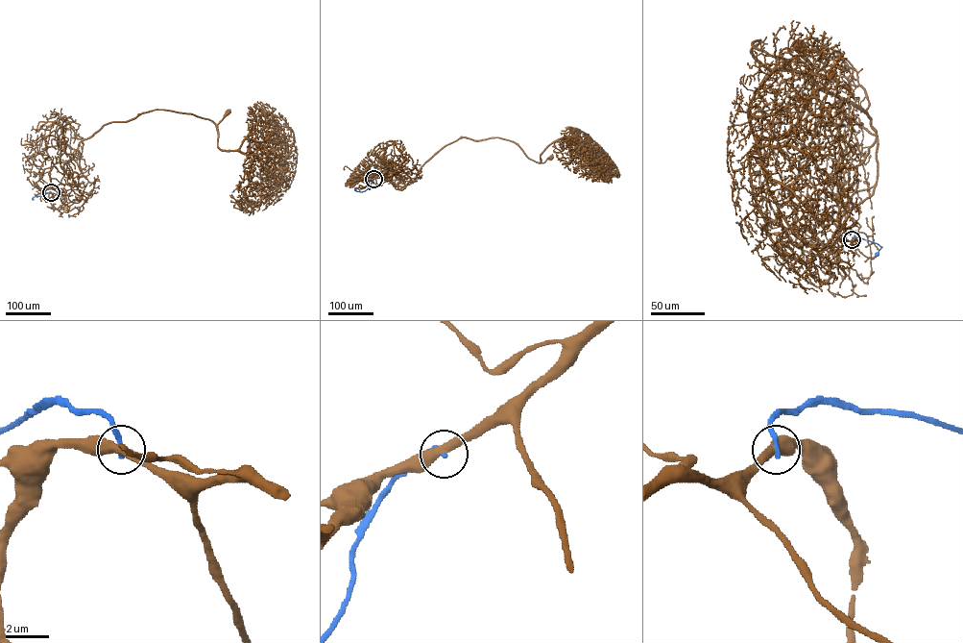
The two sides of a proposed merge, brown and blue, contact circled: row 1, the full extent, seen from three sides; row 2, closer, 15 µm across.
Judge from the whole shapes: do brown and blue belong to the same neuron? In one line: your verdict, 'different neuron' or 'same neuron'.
different neuron

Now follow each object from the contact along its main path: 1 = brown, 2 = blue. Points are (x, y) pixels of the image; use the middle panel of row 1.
1: (373, 179), (394, 173), (404, 181), (402, 189), (437, 152), (463, 137), (513, 141), (539, 162), (551, 157)
2: (373, 179), (365, 190), (355, 189)

